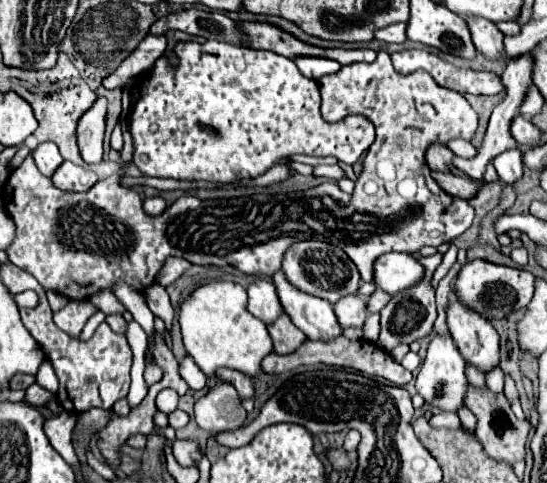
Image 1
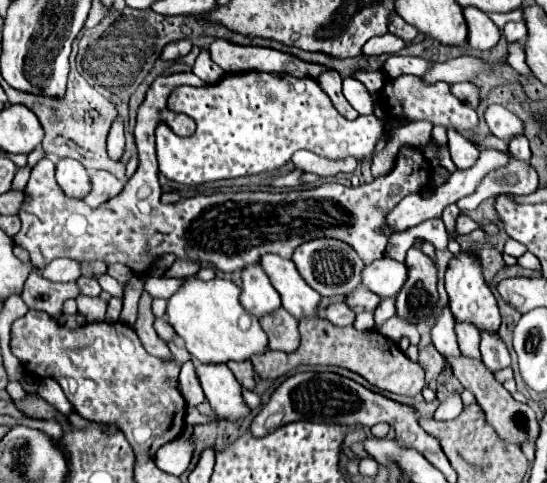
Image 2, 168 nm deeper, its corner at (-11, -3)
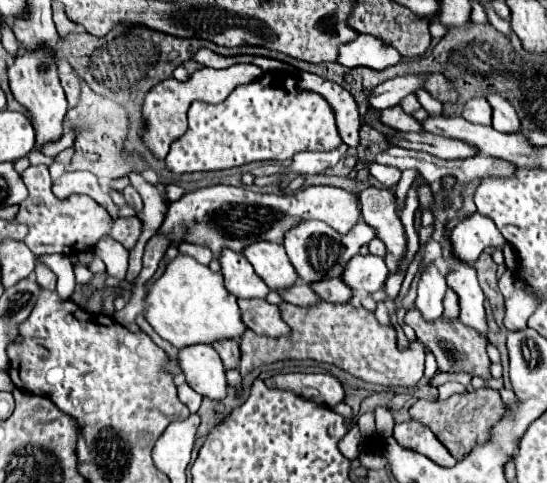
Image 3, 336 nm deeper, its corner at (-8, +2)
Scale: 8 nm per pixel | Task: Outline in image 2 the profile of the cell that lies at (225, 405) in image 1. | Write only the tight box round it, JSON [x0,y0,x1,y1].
[196,364,250,420]

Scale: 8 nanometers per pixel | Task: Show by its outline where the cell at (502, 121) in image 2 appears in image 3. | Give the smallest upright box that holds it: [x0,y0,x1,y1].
[463,97,493,125]

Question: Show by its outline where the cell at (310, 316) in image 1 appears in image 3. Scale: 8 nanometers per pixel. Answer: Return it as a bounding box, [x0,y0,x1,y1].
[243,241,299,291]

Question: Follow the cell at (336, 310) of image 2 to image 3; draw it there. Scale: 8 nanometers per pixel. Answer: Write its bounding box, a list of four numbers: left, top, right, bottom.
[281,281,321,307]

